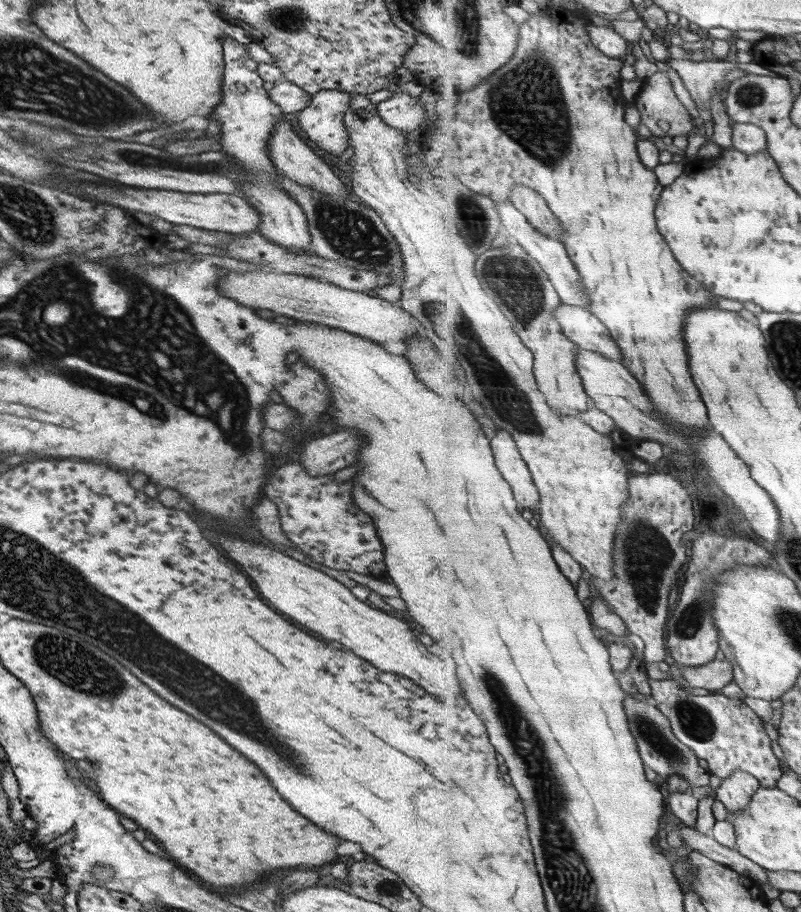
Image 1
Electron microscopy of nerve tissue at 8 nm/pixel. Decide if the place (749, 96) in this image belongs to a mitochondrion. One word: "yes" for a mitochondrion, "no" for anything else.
yes

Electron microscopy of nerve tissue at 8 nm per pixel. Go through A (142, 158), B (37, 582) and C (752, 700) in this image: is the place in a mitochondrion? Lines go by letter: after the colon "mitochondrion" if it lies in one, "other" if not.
A: mitochondrion
B: mitochondrion
C: other

